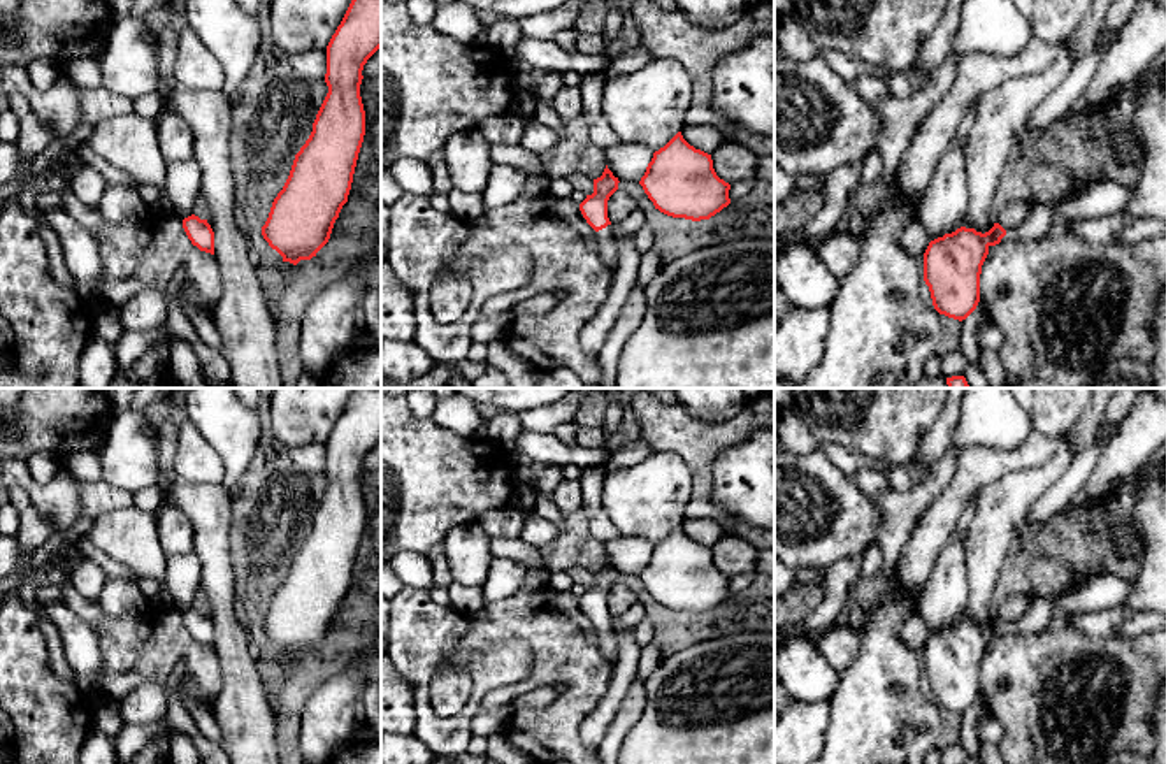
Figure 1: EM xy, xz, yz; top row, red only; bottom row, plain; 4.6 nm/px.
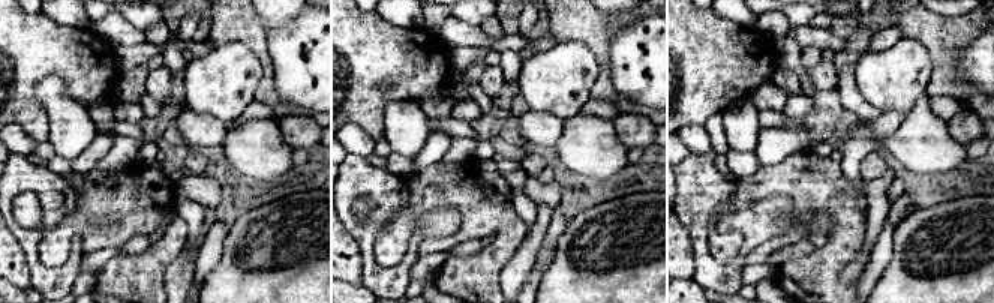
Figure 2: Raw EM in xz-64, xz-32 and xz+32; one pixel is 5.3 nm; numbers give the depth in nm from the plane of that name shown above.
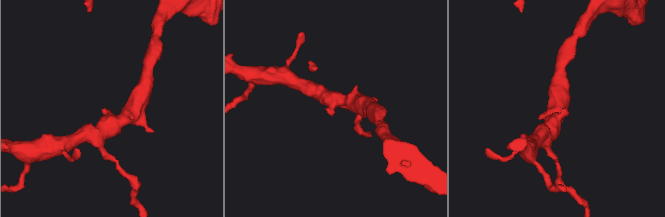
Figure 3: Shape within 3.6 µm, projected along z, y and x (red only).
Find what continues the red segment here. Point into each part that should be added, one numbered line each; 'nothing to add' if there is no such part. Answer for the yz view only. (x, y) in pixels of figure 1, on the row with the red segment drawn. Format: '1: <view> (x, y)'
1: yz (1105, 199)

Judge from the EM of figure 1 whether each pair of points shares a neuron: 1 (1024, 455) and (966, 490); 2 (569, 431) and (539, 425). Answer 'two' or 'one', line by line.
1: one
2: two

